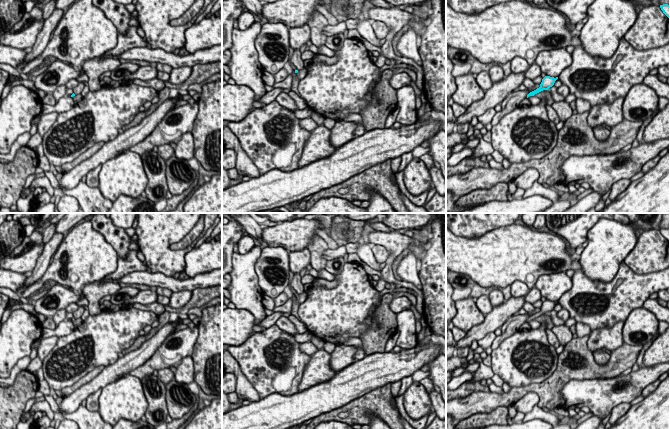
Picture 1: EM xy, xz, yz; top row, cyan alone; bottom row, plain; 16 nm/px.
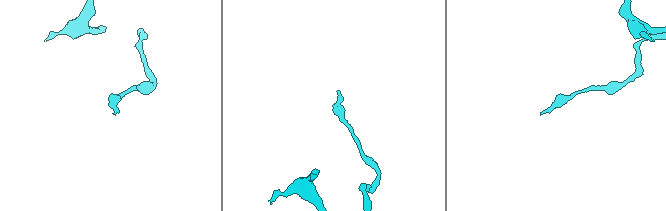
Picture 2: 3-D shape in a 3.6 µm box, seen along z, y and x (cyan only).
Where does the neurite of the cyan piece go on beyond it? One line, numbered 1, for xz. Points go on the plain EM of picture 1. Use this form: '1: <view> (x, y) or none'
1: none

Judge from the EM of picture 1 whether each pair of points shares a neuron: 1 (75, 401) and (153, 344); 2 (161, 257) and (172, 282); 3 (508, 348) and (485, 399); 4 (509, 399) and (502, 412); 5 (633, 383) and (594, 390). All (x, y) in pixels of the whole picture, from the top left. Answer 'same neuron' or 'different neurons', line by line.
1: same neuron
2: different neurons
3: different neurons
4: different neurons
5: same neuron

